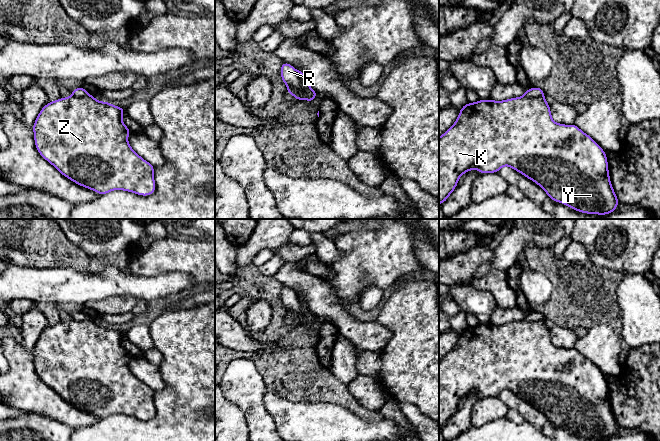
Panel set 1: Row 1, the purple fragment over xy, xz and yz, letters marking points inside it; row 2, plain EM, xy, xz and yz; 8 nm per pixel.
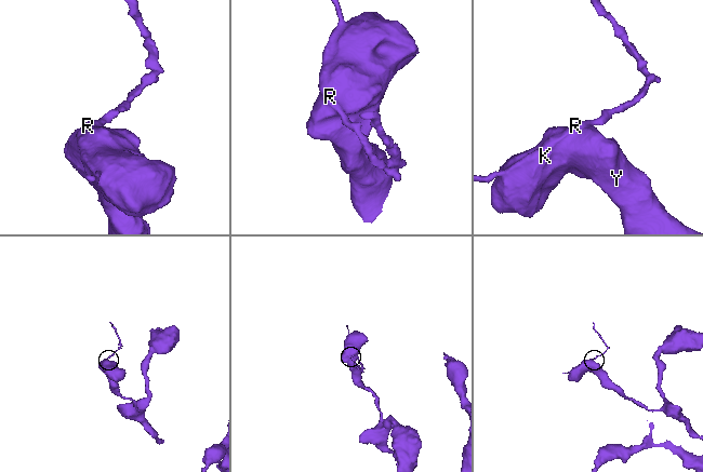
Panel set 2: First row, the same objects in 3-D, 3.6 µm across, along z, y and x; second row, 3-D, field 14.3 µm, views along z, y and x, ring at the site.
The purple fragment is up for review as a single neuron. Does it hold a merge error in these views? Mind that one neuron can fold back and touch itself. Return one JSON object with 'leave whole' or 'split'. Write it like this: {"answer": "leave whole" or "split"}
{"answer": "split"}

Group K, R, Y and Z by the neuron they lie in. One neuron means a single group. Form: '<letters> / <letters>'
K Y Z / R

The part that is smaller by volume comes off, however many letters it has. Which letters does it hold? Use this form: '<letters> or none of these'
R

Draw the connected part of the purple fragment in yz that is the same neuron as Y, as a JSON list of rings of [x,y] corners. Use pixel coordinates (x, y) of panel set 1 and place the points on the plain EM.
[[[521,320],[502,325],[494,325],[492,323],[478,324],[475,327],[467,326],[460,333],[455,347],[446,356],[444,356],[441,361],[439,361],[439,429],[444,428],[447,422],[455,414],[462,398],[467,397],[472,393],[477,393],[480,398],[497,397],[505,389],[535,406],[538,410],[544,413],[547,420],[553,425],[563,427],[571,433],[581,437],[607,439],[614,437],[614,434],[620,427],[610,405],[608,384],[605,375],[593,364],[591,360],[585,358],[575,348],[565,349],[554,346],[551,340],[550,329],[547,327],[544,320],[533,322]]]

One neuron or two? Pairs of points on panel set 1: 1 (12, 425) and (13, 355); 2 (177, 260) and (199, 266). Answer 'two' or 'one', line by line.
1: two
2: one

